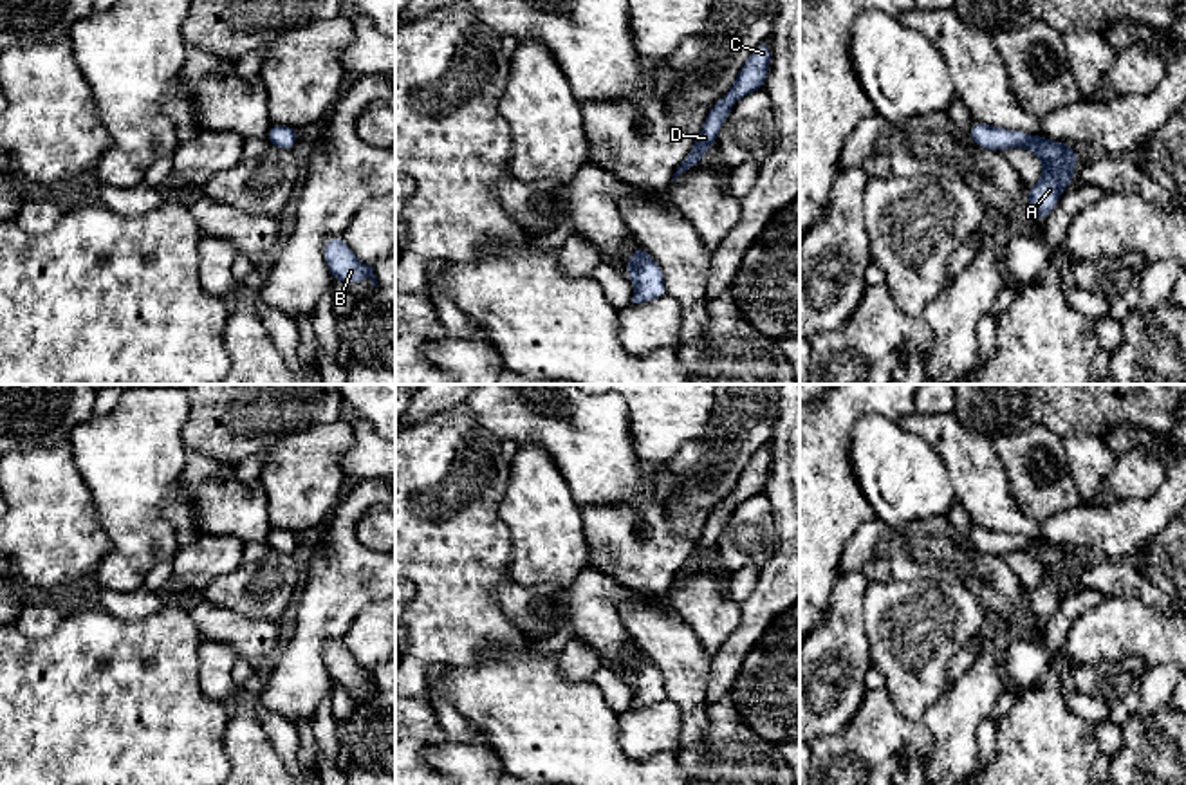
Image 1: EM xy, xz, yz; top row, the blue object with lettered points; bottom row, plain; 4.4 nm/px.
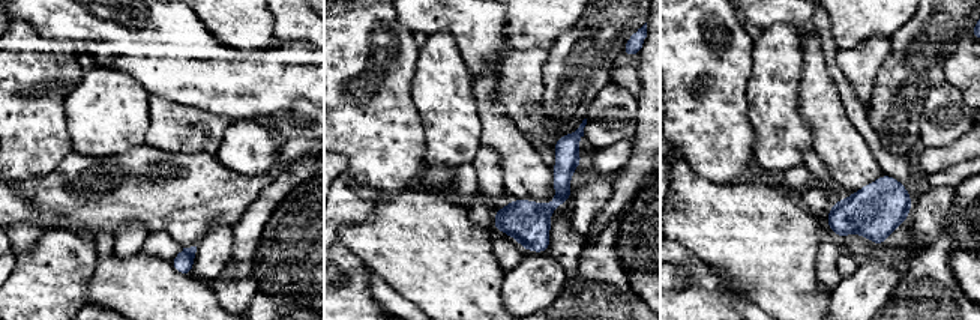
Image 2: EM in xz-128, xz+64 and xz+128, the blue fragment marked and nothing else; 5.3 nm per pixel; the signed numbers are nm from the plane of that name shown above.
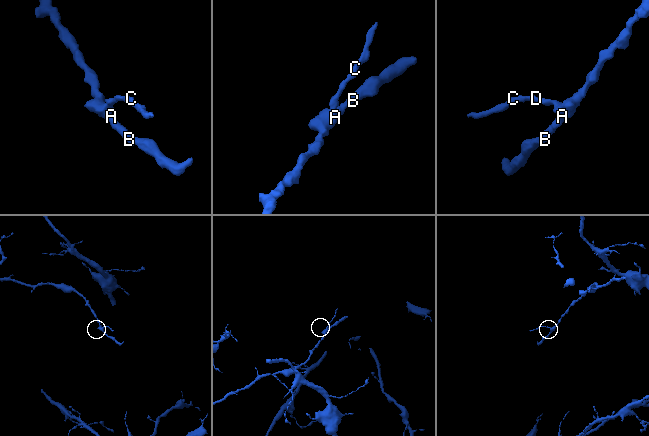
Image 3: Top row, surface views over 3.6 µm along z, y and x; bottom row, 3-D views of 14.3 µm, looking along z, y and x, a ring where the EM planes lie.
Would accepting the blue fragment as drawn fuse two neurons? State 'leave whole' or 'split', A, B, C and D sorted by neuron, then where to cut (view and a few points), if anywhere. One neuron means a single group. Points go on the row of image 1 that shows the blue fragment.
leave whole; A B C D; no cut

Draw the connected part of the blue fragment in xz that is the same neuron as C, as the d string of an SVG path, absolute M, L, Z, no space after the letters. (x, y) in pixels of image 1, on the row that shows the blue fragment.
M765 40L751 52L729 92L711 106L704 121L702 132L695 137L693 150L684 157L684 161L673 173L672 180L675 180L682 171L697 166L704 159L706 150L711 144L715 144L717 135L726 117L729 115L733 105L744 96L764 88L769 65L771 65L771 42Z

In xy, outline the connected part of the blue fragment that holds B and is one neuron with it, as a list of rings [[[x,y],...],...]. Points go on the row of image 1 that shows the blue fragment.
[[[341,236],[327,240],[323,247],[327,267],[334,280],[347,283],[357,283],[363,278],[370,278],[377,289],[374,267],[365,265],[345,244]]]

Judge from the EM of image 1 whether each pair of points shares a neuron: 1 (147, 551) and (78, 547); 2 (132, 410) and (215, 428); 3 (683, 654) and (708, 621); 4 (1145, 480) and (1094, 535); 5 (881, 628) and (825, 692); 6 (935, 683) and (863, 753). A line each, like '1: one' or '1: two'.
1: two
2: two
3: two
4: two
5: two
6: two

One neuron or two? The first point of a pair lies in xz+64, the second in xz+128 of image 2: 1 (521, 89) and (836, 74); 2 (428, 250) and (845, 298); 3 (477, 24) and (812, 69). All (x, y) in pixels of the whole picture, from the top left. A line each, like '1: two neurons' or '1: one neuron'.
1: two neurons
2: two neurons
3: two neurons

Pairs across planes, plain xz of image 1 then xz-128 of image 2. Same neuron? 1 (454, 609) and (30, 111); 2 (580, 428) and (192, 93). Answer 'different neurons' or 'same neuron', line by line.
1: same neuron
2: same neuron

